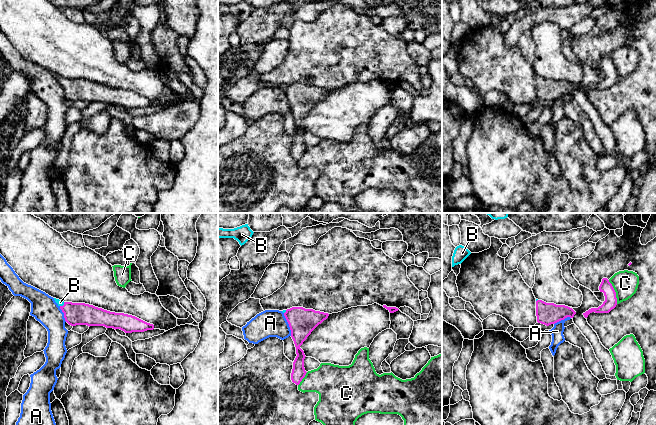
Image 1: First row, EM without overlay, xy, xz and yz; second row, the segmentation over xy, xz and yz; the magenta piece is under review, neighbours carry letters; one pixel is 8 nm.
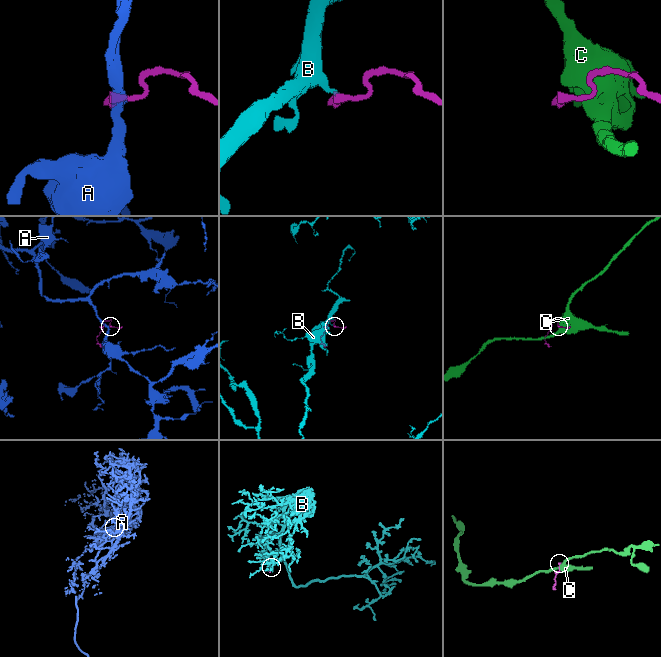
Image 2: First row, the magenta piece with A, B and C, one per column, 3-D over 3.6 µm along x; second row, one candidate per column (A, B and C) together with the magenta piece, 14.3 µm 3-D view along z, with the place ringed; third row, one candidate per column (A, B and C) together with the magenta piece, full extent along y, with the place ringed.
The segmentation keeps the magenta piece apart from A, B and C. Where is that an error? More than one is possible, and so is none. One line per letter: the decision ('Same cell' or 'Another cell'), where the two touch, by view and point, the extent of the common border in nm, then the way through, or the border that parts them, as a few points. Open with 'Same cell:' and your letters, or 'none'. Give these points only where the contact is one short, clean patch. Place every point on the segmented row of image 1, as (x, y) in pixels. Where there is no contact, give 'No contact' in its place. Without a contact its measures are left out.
Same cell: B
A: Another cell. Touches magenta at xz (288, 323). Shared border 200 nm. Boundary: xz (283, 313), (291, 335)
B: Same cell. Touches magenta at xy (63, 305). Shared border 50 nm. Path across: xy (75, 314), (63, 305), (60, 302)
C: Another cell. Touches magenta at yz (615, 292). Shared border 200 nm

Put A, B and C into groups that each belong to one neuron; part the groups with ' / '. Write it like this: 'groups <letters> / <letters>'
groups A / B / C

